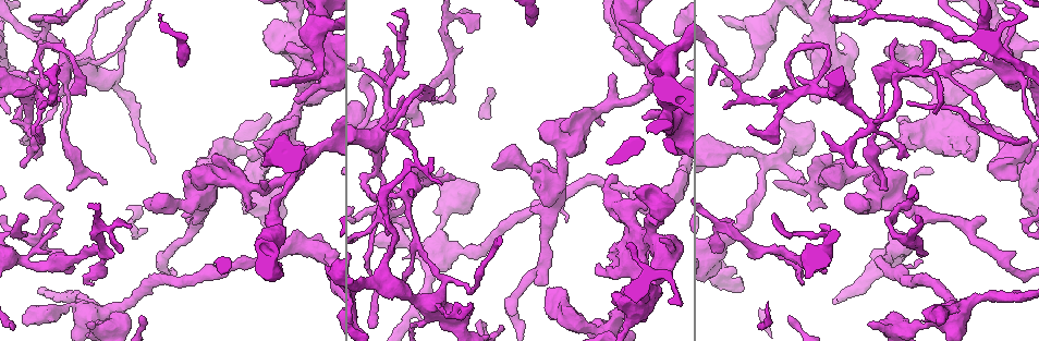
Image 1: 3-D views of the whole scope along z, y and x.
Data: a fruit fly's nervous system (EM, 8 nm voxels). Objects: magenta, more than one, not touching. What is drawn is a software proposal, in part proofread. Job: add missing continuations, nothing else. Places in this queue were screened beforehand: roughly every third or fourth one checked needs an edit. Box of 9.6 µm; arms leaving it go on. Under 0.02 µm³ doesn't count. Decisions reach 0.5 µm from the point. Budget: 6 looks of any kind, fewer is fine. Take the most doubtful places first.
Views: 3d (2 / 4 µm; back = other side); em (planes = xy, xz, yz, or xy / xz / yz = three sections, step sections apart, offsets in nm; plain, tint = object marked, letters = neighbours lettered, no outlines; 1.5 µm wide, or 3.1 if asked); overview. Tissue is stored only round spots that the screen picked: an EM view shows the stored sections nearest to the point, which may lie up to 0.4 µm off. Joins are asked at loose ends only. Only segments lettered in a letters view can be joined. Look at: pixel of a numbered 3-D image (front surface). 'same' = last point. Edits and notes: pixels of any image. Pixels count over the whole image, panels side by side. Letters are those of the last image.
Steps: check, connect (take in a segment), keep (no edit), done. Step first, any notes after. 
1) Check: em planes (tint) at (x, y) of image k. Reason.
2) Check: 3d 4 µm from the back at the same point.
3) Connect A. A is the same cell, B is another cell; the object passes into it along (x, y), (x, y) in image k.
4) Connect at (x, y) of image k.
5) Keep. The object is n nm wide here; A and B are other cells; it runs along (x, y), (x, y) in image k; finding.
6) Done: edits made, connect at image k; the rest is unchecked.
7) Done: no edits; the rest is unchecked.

Check: em planes (letters) at (774, 214) of image 1. End of a long branch.

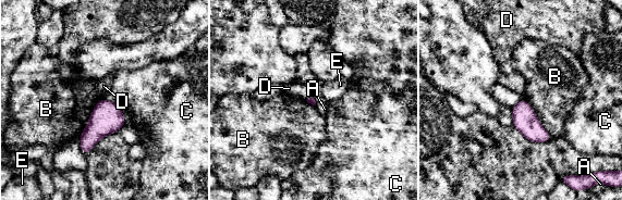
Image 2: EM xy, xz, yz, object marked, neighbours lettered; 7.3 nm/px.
Keep. The longest contact is with B, 320 nm; A, B, C, D and E are other cells; a border runs along (102, 97), (94, 108), (81, 134) in image 2; none of them fits.

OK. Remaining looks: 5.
Check: em 3.1 µm planes (letters) at (926, 253) of image 1. Branch stops here.

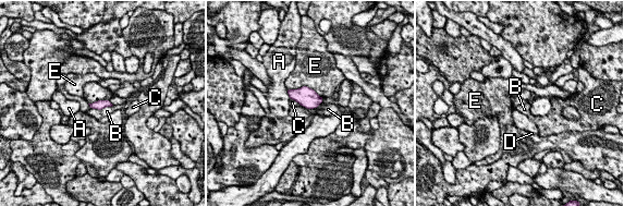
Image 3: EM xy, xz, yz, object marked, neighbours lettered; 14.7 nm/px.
Keep. The object is 140 nm wide here; A, B, C, D and E are other cells; a border runs along (112, 105), (100, 109), (92, 109) in image 3; none of them fits.

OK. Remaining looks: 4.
Check: 3d 4 µm at (641, 117) of image 1. An open end.

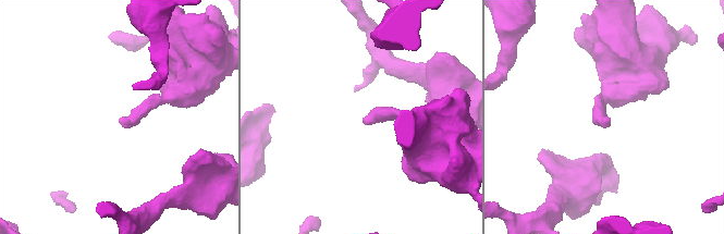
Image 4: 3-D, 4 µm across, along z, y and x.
Check: em planes (letters) at (610, 124) of image 4.

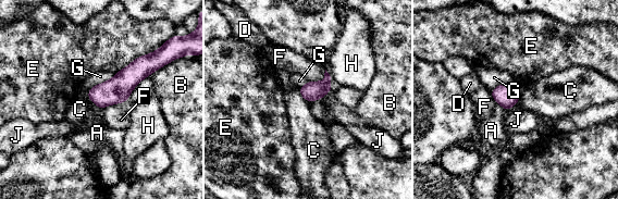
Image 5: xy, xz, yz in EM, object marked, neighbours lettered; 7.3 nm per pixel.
Keep. A, B, C, D, E, F, G, H and J are other cells; no lettered segment goes on from it.

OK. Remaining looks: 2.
Done: no edits; the rest is unchecked.

